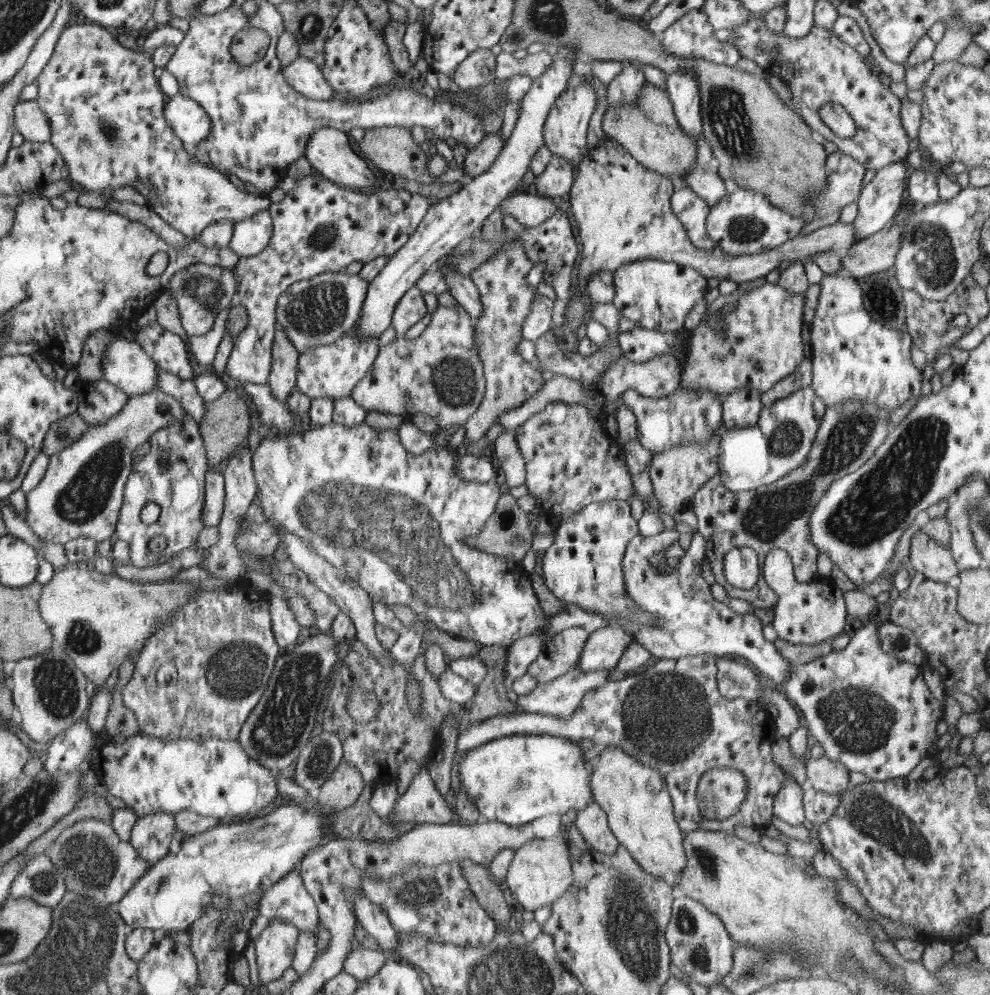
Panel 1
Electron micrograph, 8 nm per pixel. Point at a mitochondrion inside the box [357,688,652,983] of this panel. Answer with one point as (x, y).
(419, 891)

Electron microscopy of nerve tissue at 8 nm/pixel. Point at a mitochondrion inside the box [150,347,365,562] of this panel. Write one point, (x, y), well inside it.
(165, 462)

